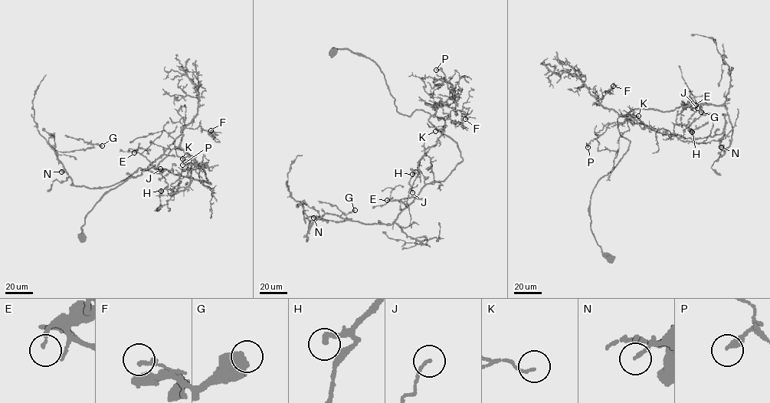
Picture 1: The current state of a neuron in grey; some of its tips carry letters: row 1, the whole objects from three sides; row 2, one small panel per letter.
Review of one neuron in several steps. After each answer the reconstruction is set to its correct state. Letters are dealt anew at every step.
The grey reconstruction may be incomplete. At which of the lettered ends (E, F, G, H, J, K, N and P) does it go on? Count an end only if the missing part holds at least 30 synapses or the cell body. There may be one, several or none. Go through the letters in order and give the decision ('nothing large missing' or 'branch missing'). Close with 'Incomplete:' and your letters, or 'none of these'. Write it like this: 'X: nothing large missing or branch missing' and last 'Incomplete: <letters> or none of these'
E: nothing large missing
F: nothing large missing
G: nothing large missing
H: branch missing
J: nothing large missing
K: nothing large missing
N: nothing large missing
P: nothing large missing
Incomplete: H

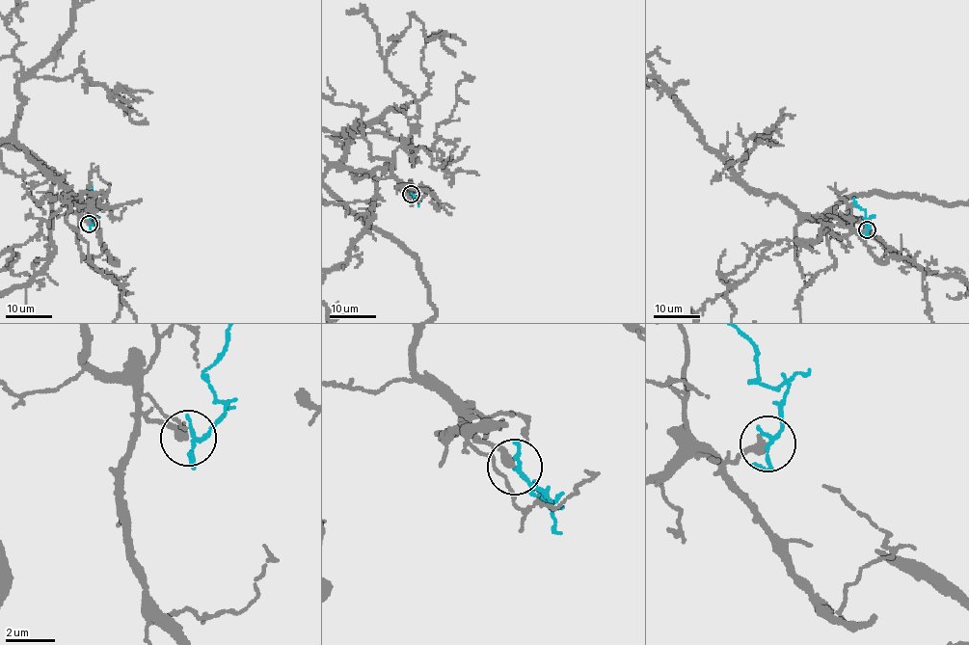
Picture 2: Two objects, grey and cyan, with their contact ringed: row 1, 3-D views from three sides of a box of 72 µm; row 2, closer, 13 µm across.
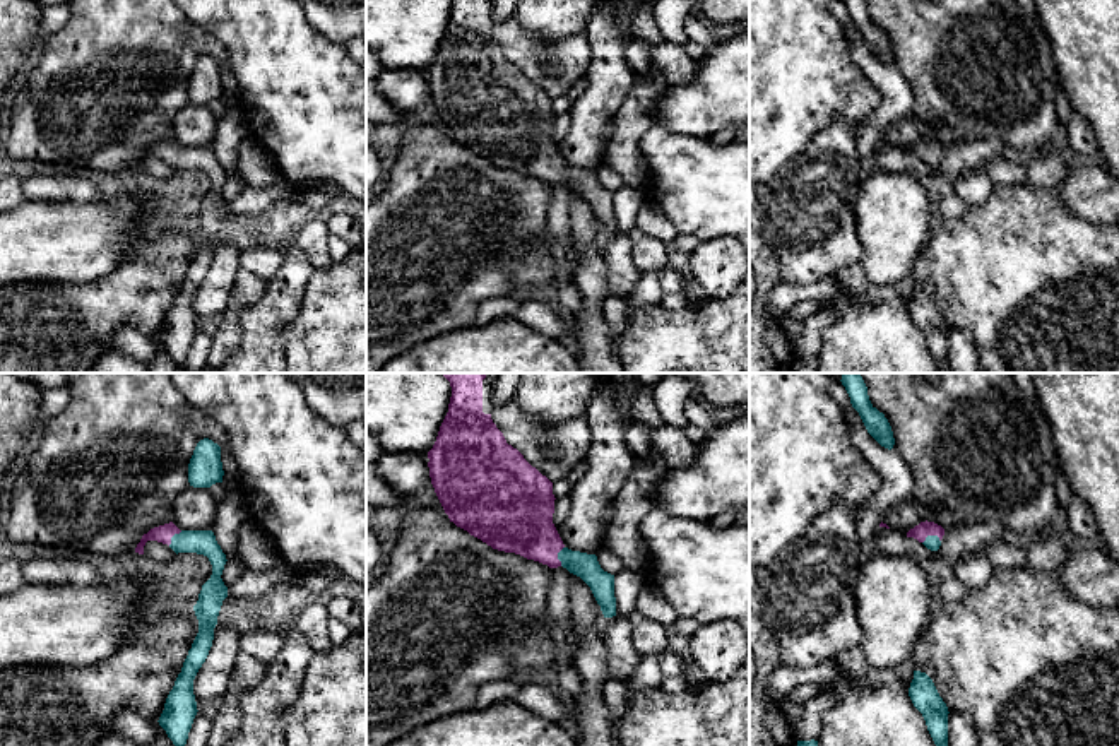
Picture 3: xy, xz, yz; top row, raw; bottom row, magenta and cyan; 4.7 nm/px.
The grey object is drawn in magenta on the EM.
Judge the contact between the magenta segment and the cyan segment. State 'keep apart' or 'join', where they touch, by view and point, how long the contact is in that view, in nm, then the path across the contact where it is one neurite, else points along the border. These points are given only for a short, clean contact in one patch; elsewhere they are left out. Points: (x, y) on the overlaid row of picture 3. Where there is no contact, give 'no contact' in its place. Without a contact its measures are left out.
join | yz (929, 534) | 90 nm | across yz (924, 529), (929, 534), (933, 543)

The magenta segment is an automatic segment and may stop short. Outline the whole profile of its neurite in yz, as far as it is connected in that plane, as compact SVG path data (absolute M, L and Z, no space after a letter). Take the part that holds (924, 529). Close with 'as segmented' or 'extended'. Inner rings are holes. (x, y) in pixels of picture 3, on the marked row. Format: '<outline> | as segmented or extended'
M921 522L914 529L907 532L907 537L914 537L922 542L927 549L938 551L941 546L941 539L944 536L944 529L934 522Z | extended

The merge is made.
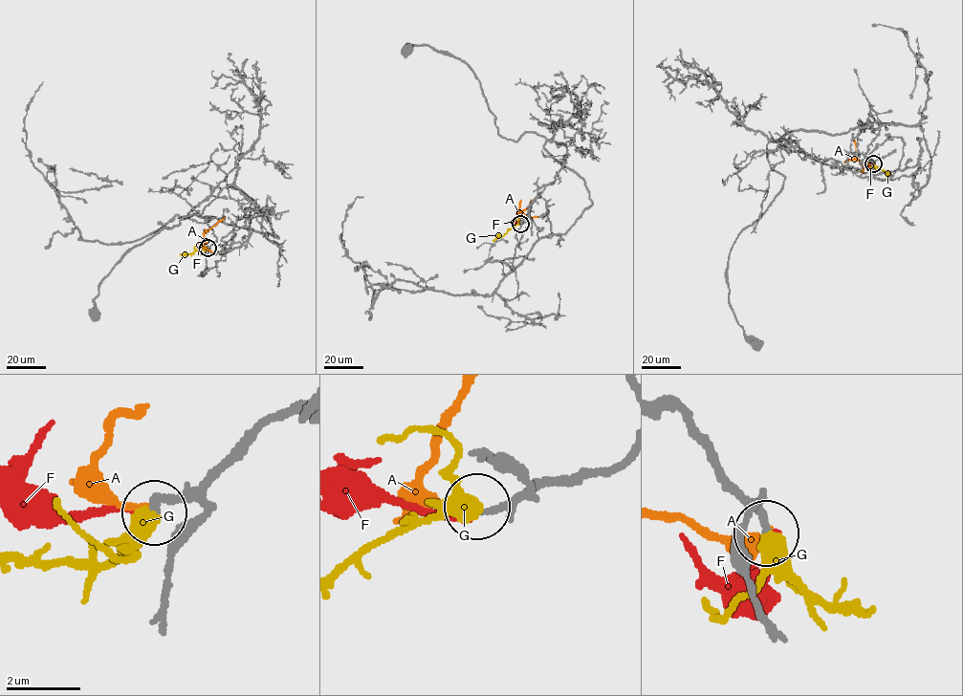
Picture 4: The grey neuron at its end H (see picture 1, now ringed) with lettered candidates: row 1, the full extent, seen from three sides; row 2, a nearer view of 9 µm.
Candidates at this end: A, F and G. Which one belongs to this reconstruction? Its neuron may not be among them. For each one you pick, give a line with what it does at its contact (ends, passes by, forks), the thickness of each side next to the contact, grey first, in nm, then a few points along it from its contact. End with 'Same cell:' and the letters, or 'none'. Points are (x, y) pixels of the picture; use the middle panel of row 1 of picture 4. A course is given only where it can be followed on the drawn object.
G: It passes by. Thickness 160 nm (grey) against 360 nm. Its course: (520, 224), (492, 241)
Same cell: G

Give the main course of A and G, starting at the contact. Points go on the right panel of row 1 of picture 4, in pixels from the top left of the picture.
A: (872, 163), (854, 159), (856, 144), (852, 136)
G: (872, 163), (893, 177)

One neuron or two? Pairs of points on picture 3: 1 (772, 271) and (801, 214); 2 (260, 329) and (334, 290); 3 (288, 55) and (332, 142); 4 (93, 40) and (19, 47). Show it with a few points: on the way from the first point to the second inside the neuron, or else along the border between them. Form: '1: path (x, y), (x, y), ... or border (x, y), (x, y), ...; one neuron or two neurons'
1: border (767, 243), (779, 262), (782, 281); two neurons
2: border (313, 271), (300, 312), (281, 331), (281, 344); two neurons
3: path (293, 77), (310, 94), (310, 105), (325, 120); one neuron
4: border (36, 55), (29, 65); two neurons

